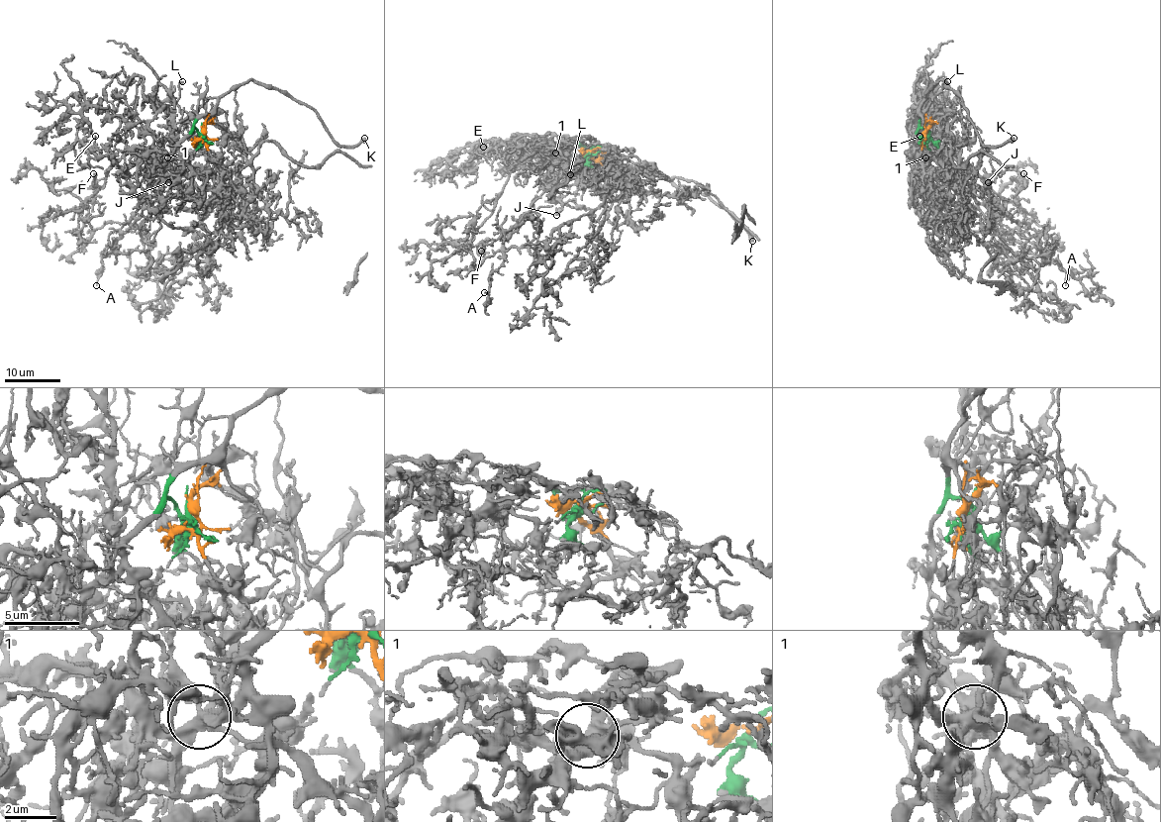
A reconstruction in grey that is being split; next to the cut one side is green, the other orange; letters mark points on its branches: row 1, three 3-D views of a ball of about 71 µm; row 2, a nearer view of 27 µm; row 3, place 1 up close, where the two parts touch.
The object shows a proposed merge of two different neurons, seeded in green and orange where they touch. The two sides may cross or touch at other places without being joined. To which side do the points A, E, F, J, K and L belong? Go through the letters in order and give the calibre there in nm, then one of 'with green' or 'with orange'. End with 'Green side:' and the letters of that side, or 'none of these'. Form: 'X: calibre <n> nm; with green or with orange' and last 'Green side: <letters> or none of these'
A: calibre 100 nm; with green
E: calibre 100 nm; with green
F: calibre 160 nm; with green
J: calibre 80 nm; with green
K: calibre 500 nm; with green
L: calibre 140 nm; with green
Green side: A, E, F, J, K, L

